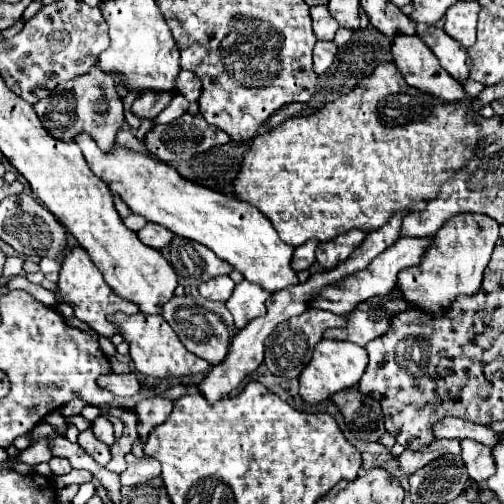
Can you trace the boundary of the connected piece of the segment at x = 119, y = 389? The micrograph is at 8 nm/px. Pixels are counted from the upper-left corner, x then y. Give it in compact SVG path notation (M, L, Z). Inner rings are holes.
M111 372L111 374L99 376L97 384L101 388L113 392L115 396L133 396L141 388L135 372L129 372L129 374L115 374L115 372Z

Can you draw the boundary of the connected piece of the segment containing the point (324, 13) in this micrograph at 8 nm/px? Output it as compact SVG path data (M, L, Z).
M313 6L311 8L311 18L313 18L313 30L319 40L333 40L339 24L329 16L327 6Z

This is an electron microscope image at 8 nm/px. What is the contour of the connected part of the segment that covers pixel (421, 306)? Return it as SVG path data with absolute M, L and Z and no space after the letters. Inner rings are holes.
M459 214L449 218L435 234L435 242L421 258L421 264L405 268L399 274L399 288L411 308L425 312L427 316L445 316L449 304L457 296L473 296L481 290L483 270L489 264L493 246L499 238L499 224L489 216Z

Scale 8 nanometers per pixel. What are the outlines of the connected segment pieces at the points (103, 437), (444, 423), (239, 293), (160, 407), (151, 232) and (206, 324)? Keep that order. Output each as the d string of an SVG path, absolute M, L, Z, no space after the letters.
M99 416L95 422L93 422L93 434L101 440L101 442L105 442L105 444L113 444L115 440L113 440L113 424L105 418L105 416Z
M447 416L445 420L439 420L435 426L433 426L433 436L435 438L471 438L471 440L477 440L489 448L493 448L497 442L499 442L499 434L481 426L481 424L473 424L473 422L465 422L461 418L453 418L453 416Z
M247 280L237 284L235 292L227 300L227 308L235 318L235 326L243 328L253 318L265 316L267 312L265 304L269 296L273 296L273 292L265 292L263 288L257 288L257 284L249 284Z
M153 394L145 400L141 400L137 406L135 406L135 412L139 416L139 434L141 434L141 440L145 440L149 436L149 432L165 422L169 418L169 412L171 412L171 400L165 398L163 394Z
M149 222L145 228L141 228L141 230L137 232L137 236L139 236L139 240L141 240L143 244L161 250L161 248L165 248L165 246L173 240L175 234L169 232L165 226L159 226L159 224Z
M173 296L173 300L169 300L169 304L165 304L165 308L161 310L161 316L169 322L169 326L175 330L189 352L207 360L213 366L223 362L223 358L227 356L229 332L221 318L217 318L213 312L205 310L203 306L191 306L191 296Z

